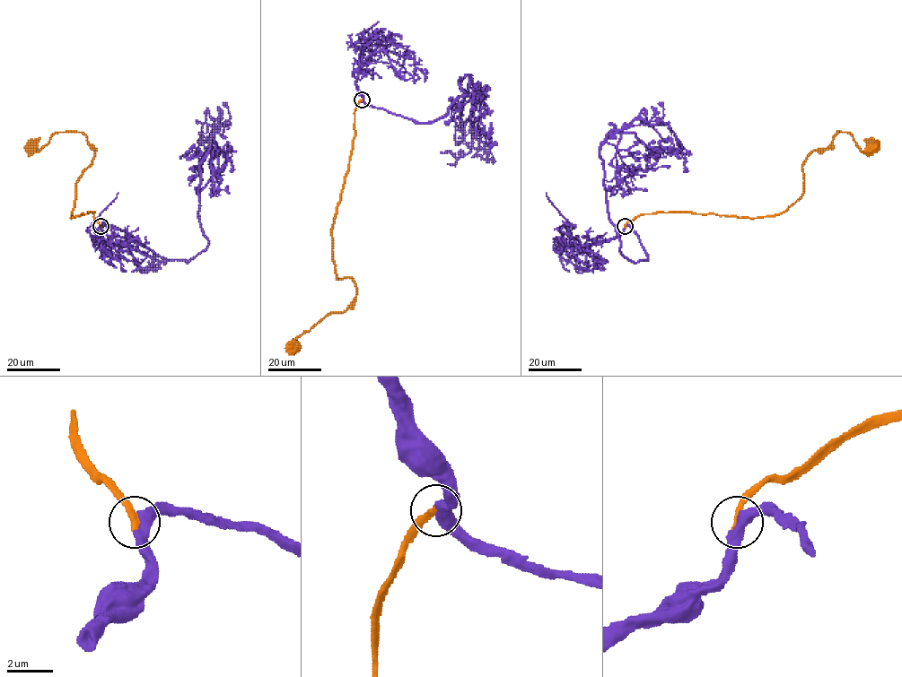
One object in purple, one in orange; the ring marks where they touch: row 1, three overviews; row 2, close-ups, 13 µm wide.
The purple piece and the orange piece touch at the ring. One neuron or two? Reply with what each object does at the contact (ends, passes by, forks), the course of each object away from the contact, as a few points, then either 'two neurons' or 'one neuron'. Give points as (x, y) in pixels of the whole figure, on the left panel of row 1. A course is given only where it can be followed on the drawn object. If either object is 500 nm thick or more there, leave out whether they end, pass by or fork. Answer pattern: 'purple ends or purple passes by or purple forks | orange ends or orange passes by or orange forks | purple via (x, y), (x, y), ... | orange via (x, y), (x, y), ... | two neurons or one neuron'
purple passes by | orange ends | purple via (100, 226), (121, 229), (167, 259), (188, 262), (206, 248), (199, 161), (213, 119), (210, 139), (180, 159) | orange via (100, 226), (93, 212), (71, 217), (76, 180), (95, 150), (87, 137), (56, 132), (36, 151), (30, 146) | one neuron

